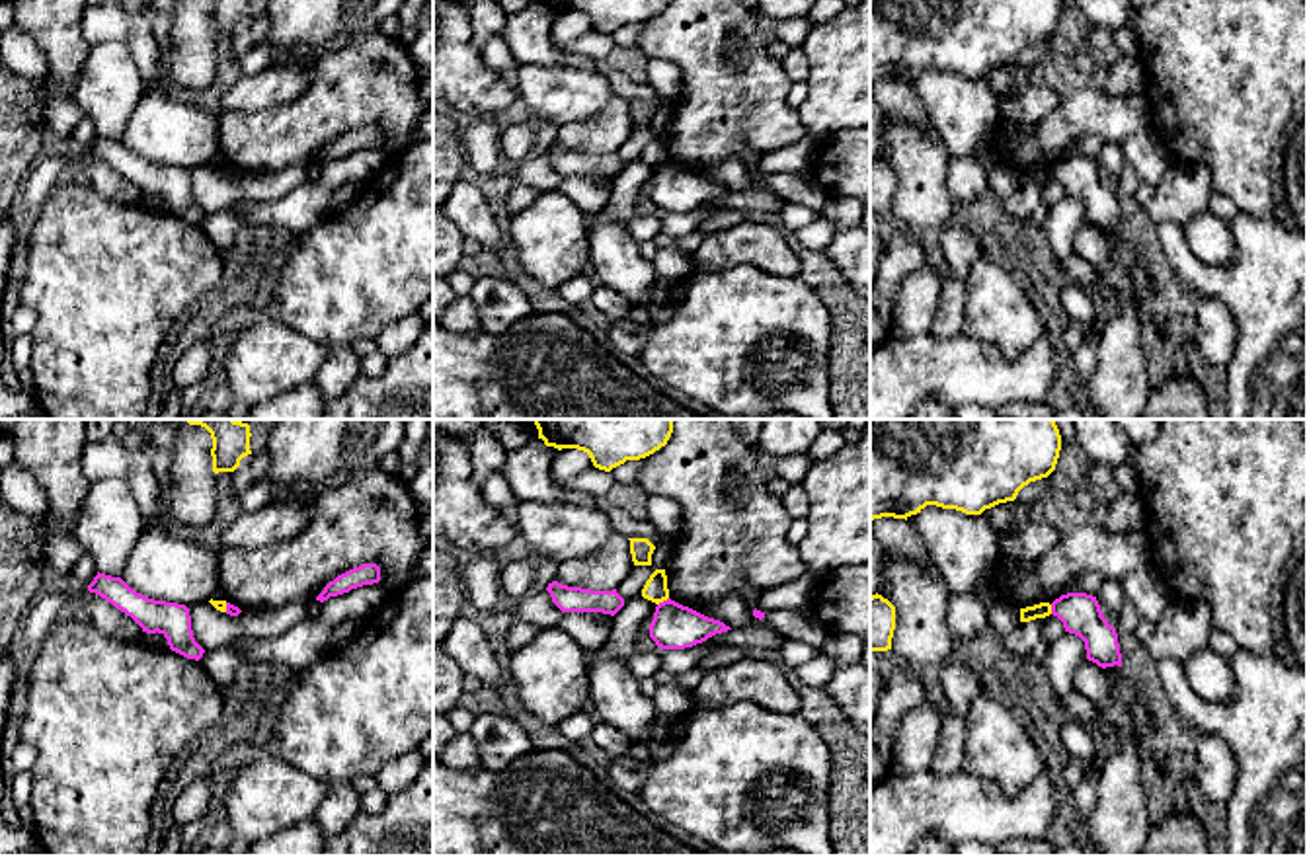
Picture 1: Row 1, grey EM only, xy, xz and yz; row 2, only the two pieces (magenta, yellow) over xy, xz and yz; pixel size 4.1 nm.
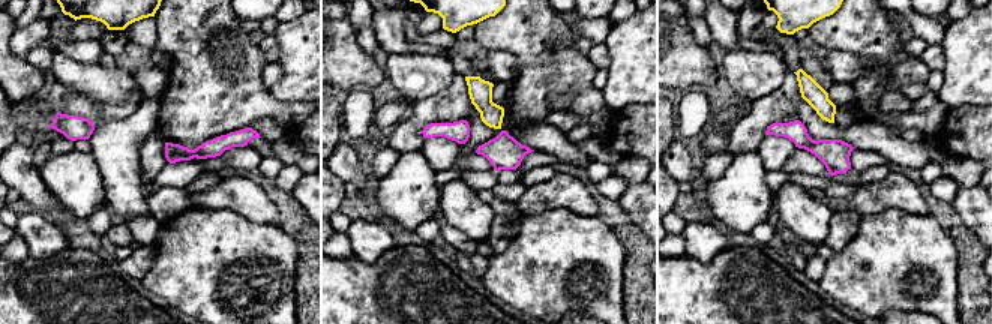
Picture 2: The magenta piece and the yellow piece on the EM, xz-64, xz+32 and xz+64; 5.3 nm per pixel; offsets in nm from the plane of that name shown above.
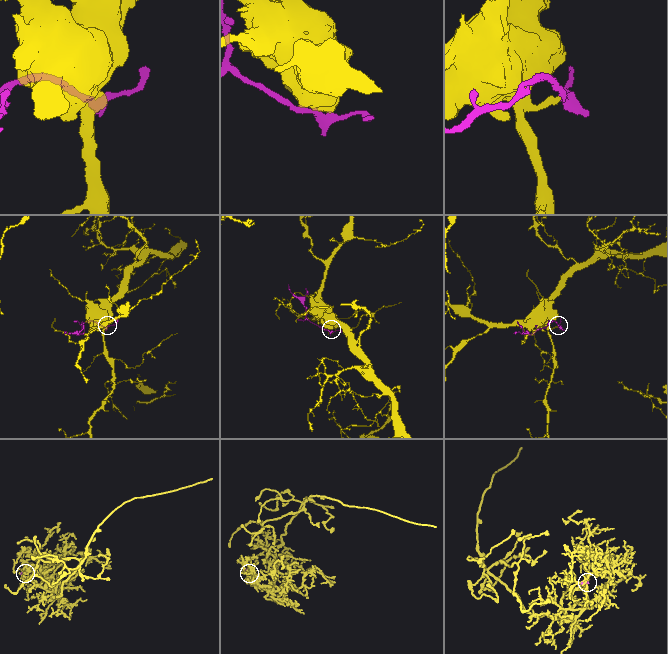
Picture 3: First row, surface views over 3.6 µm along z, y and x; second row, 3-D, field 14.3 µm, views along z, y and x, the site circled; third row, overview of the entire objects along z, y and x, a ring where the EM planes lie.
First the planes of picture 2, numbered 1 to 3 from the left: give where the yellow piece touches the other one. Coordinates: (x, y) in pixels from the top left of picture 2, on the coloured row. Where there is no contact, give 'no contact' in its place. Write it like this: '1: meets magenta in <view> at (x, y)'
1: no contact
2: no contact
3: no contact

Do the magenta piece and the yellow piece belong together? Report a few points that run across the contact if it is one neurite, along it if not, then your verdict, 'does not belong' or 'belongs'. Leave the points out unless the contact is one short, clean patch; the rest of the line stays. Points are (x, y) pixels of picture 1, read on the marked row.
xz (668, 597), (658, 605) | does not belong

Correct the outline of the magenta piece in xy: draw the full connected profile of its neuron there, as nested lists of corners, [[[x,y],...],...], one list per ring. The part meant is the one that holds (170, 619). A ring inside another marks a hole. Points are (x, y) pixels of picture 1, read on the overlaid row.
[[[99,573],[88,585],[115,608],[131,616],[146,634],[162,634],[172,651],[199,661],[205,649],[195,642],[185,604],[148,599],[131,589],[121,577]]]

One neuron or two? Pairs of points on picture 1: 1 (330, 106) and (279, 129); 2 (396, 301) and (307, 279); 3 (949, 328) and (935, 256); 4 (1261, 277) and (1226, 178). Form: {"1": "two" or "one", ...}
{"1": "one", "2": "one", "3": "one", "4": "two"}

